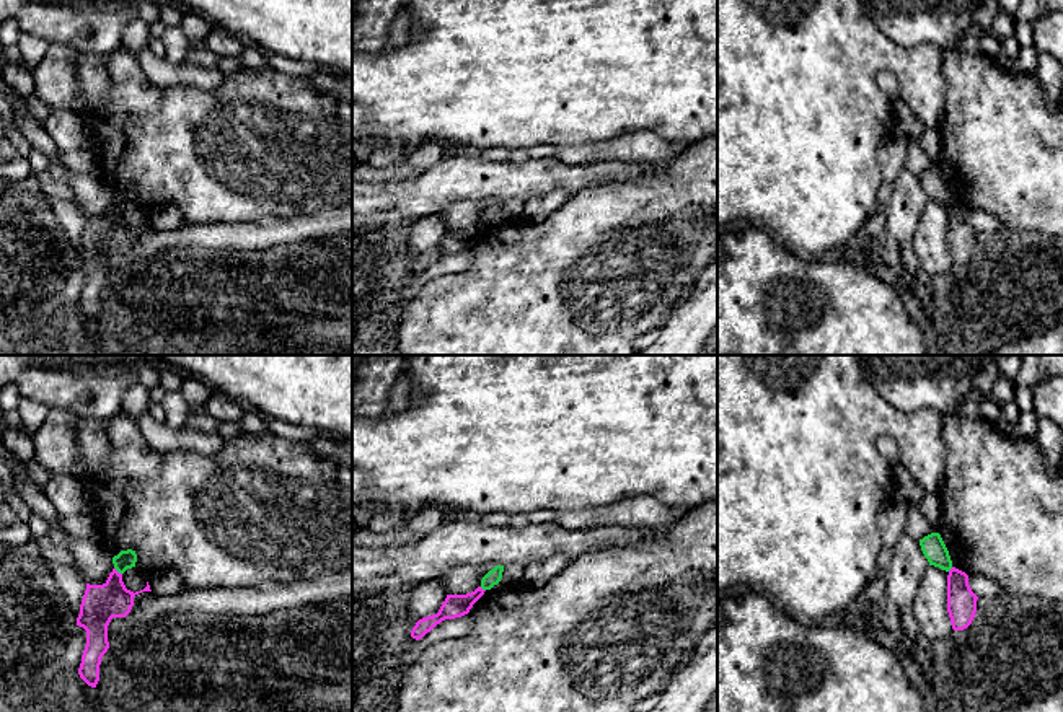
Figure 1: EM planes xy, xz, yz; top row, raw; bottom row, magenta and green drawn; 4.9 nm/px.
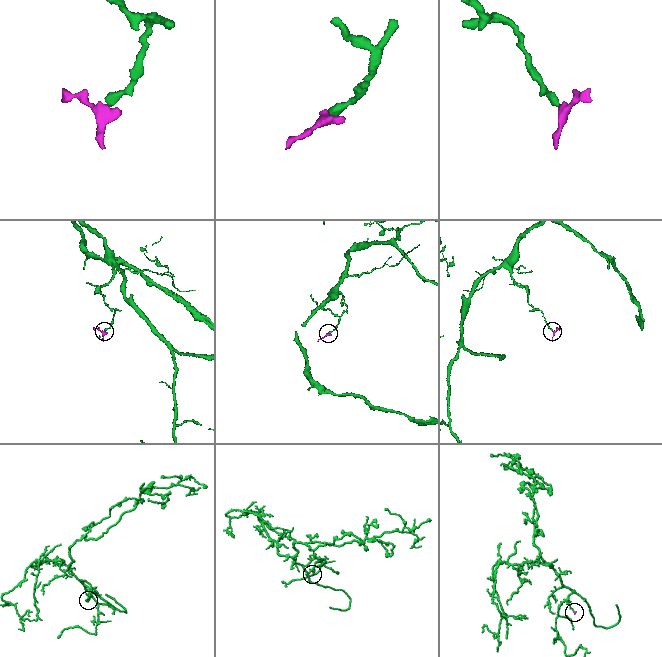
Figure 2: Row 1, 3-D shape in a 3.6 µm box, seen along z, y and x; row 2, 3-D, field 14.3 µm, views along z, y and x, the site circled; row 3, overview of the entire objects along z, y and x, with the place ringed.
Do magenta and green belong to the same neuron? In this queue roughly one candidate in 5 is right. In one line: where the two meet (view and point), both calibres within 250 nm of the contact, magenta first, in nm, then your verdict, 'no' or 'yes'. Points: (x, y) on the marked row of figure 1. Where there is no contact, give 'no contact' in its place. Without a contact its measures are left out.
xy (116, 571) | 180/100 nm | no

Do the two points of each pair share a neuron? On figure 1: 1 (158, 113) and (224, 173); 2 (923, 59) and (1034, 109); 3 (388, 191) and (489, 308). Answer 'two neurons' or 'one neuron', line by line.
1: one neuron
2: two neurons
3: two neurons

